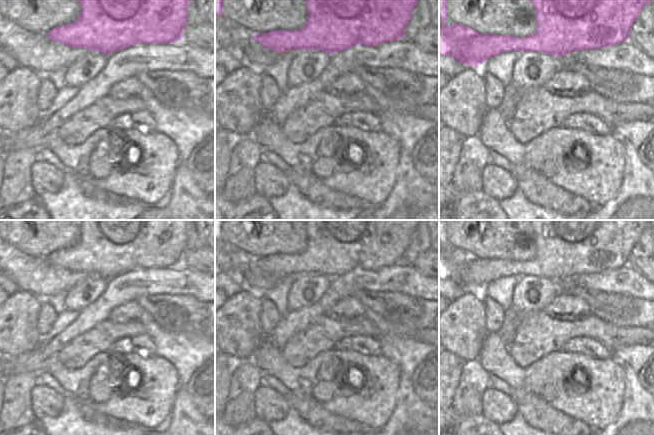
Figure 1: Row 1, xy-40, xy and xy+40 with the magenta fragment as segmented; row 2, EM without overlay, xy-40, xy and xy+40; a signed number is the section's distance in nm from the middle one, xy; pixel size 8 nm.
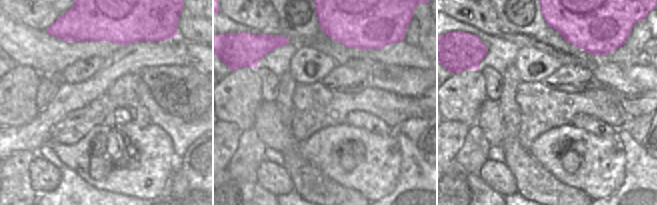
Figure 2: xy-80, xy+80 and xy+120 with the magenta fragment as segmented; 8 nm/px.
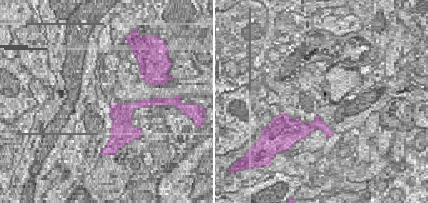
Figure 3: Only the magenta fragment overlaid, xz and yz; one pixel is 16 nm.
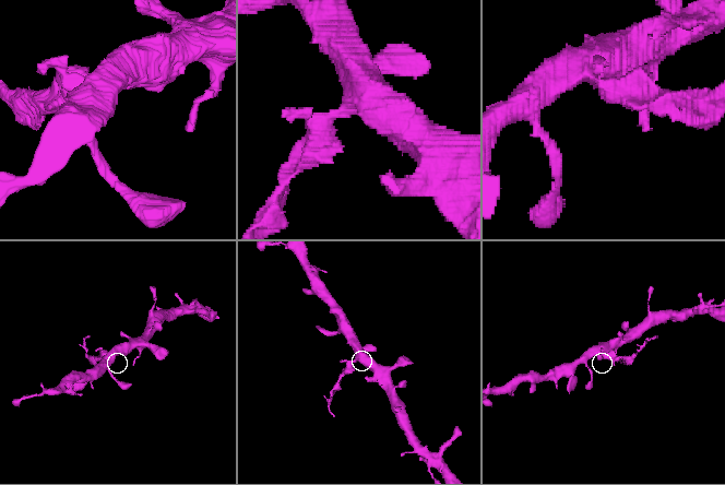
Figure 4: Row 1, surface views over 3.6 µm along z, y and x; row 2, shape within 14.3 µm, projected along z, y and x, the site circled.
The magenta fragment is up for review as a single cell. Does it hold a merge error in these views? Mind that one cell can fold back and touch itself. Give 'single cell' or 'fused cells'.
fused cells

